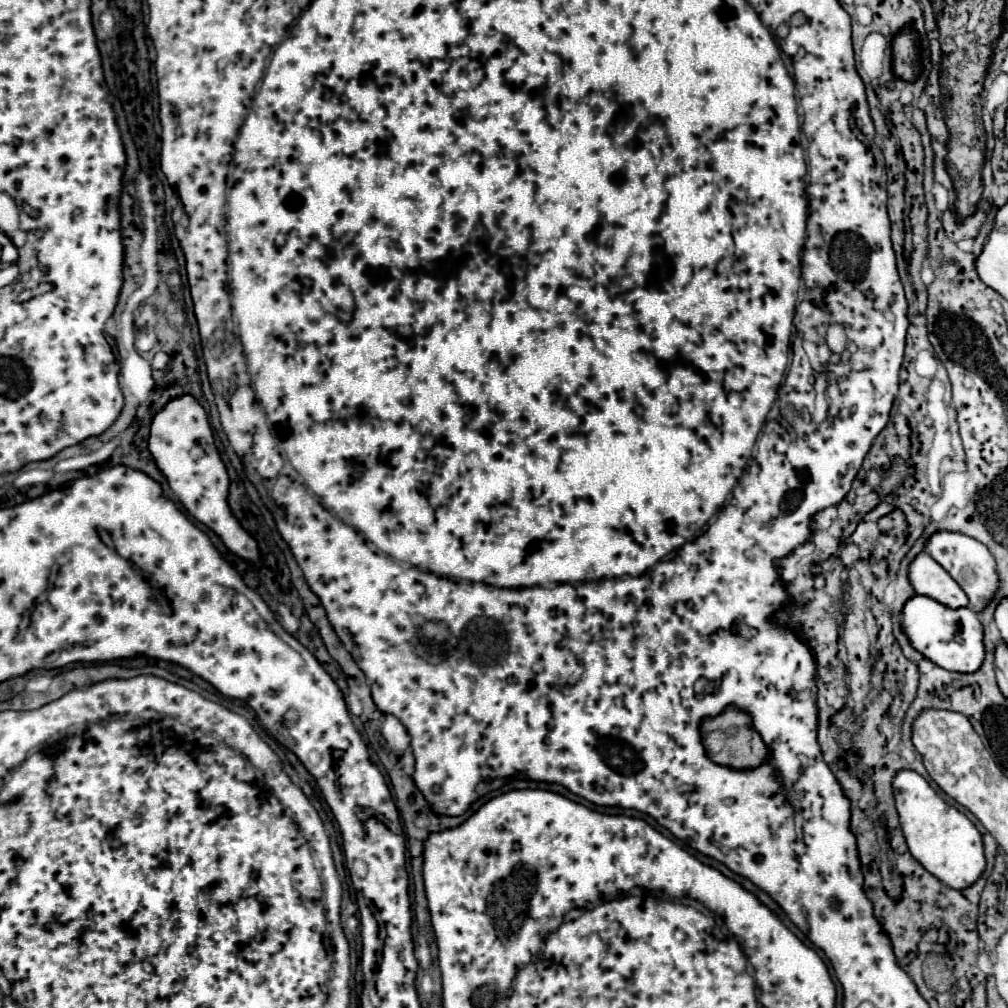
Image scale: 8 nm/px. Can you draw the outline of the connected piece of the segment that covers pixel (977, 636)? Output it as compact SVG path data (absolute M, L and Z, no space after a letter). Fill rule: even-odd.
M914 595L904 605L902 627L912 647L946 671L974 673L980 669L984 661L986 653L984 653L984 641L982 641L982 635L984 635L982 623L978 621L978 615L968 607L948 609L930 597Z

